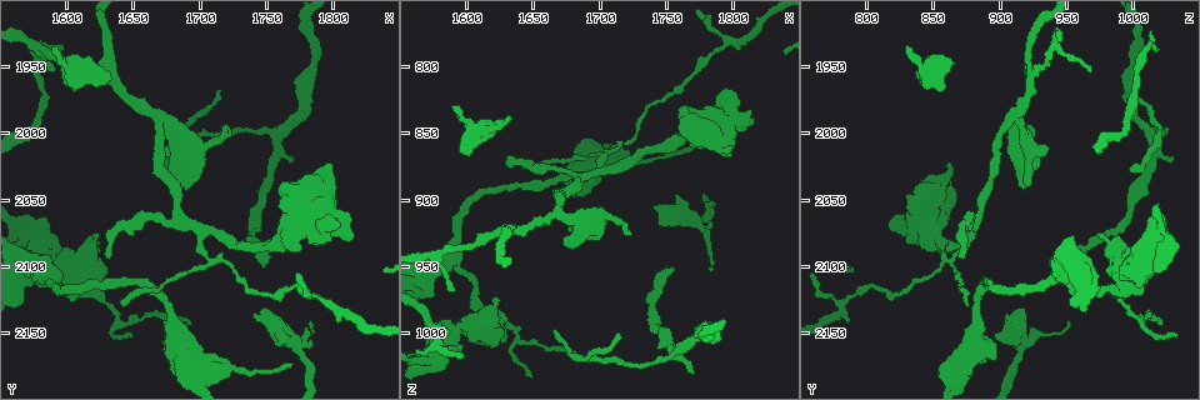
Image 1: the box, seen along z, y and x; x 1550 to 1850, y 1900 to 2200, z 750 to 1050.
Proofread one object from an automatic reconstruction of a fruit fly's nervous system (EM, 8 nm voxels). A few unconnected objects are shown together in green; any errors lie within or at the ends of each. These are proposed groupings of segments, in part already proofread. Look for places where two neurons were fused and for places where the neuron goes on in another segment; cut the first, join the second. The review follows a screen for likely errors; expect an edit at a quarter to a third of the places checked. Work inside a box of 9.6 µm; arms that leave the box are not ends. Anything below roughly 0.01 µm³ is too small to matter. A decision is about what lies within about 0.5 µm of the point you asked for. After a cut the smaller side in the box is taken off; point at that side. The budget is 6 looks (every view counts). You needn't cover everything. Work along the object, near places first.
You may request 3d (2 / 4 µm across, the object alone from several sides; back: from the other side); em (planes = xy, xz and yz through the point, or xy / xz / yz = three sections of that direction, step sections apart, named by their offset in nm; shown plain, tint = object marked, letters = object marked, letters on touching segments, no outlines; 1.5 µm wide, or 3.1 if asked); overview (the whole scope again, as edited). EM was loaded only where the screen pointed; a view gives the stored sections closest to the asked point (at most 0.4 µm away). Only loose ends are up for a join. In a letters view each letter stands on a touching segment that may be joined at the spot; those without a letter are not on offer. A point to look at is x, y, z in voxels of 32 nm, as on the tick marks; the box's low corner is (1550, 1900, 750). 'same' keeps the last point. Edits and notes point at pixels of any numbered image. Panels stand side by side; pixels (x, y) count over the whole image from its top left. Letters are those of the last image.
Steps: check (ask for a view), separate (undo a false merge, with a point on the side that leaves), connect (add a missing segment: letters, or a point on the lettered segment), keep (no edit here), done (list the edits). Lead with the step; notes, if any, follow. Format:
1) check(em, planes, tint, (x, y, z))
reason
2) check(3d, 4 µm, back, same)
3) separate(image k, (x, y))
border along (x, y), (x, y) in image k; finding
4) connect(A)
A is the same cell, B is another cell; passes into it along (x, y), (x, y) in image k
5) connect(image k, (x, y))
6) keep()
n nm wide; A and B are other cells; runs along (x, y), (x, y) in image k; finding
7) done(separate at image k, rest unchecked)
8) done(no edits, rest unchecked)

check(3d, 2 µm, (1706, 2094, 864))
three-way junction

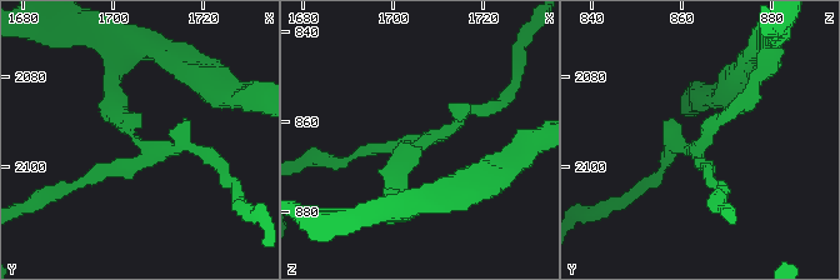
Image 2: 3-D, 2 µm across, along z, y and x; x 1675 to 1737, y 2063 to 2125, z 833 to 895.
check(em, xz, step 8, tint, (1706, 2095, 864))
3 arms

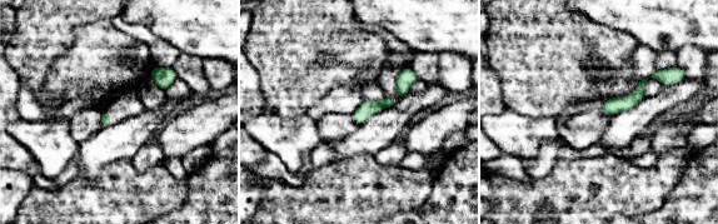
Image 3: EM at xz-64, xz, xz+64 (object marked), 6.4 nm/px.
check(em, planes, letters, same)
another direction

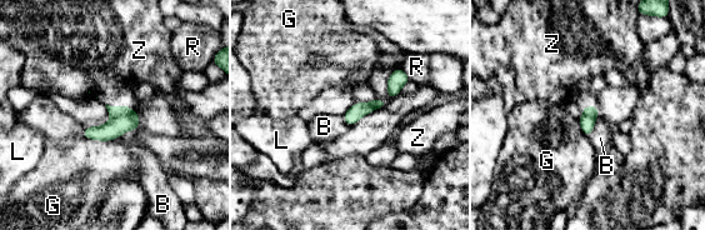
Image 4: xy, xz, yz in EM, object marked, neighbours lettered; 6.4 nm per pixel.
separate(image 4, (116, 126))
100 nm wide; B, G, L, R and Z are other cells; border along (131, 110), (113, 118) in image 4; two neurons meet here

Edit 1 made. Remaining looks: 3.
check(overview)
see it whole again

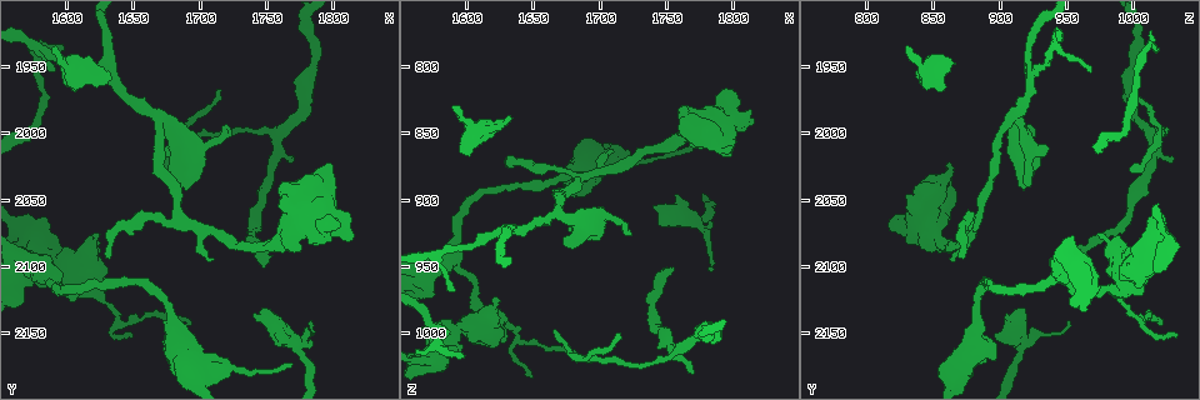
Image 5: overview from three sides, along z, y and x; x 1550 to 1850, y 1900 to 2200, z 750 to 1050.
check(em, planes, tint, (1680, 2150, 882))
calibre changes

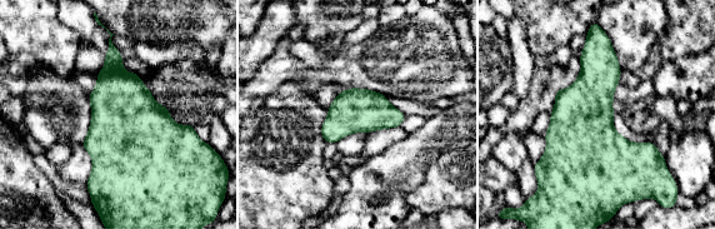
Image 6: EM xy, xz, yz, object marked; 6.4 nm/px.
check(em, planes, letters, same)
what lies round it

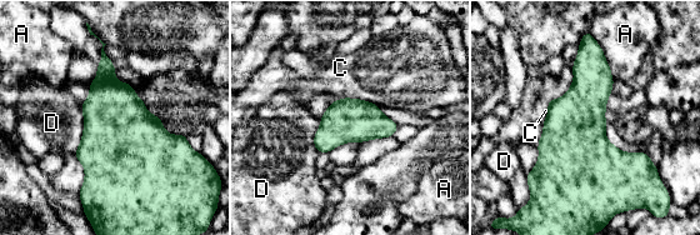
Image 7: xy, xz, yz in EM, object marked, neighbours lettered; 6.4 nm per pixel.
keep()
A, C and D are other cells; border along (81, 105), (83, 135), (73, 153) in image 7; continuous, no second neuron

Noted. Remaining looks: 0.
done(separate at image 4, rest unchecked)

